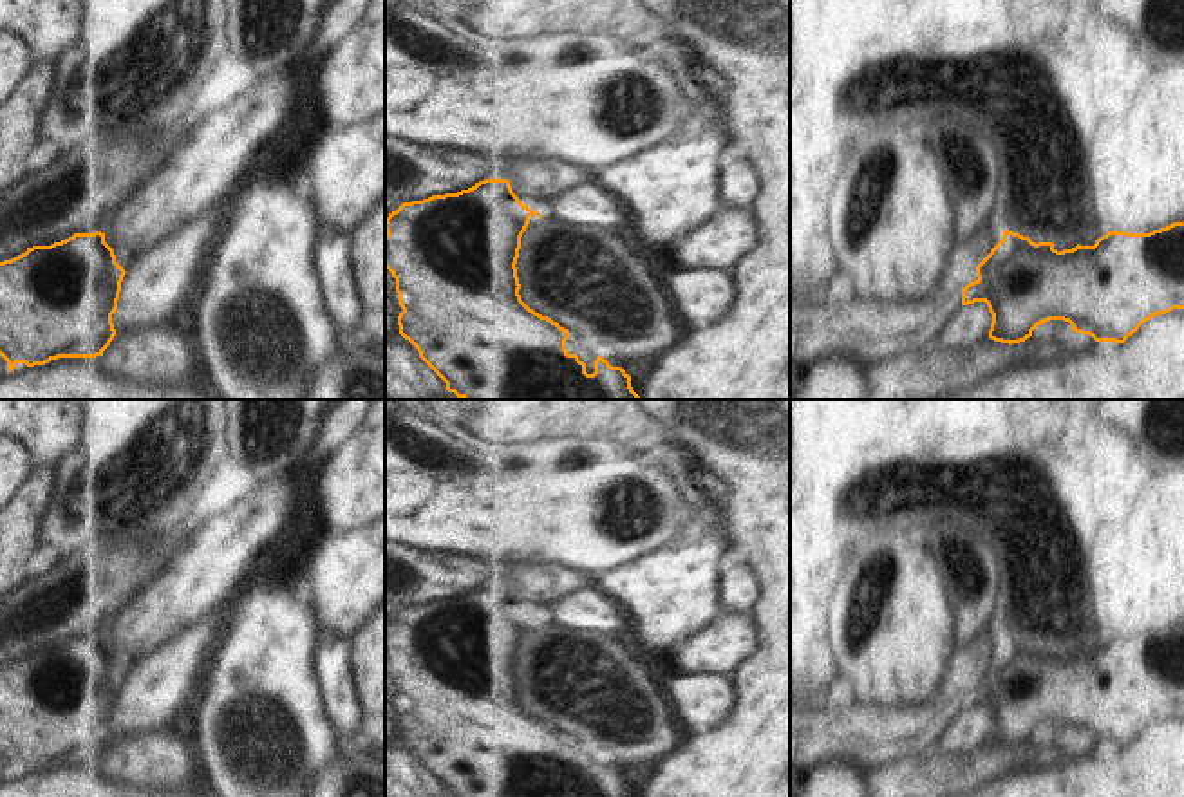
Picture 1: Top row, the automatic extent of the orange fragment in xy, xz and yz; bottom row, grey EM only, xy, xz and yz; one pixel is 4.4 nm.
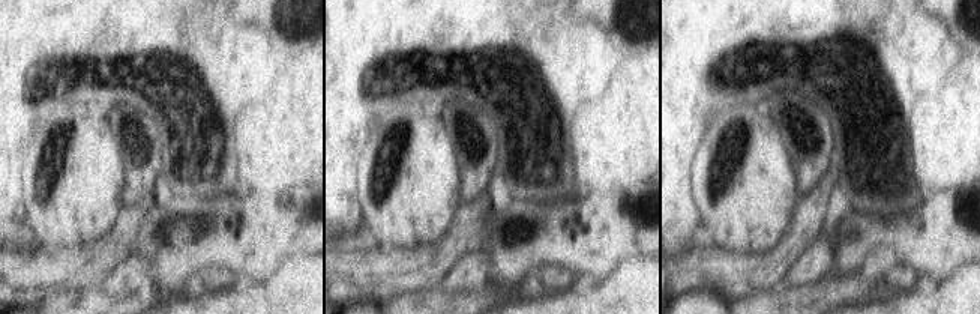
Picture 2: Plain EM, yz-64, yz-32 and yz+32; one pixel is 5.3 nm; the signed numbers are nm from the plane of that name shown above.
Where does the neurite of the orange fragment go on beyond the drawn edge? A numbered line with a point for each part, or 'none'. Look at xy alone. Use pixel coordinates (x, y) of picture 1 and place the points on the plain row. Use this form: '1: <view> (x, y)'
none.

